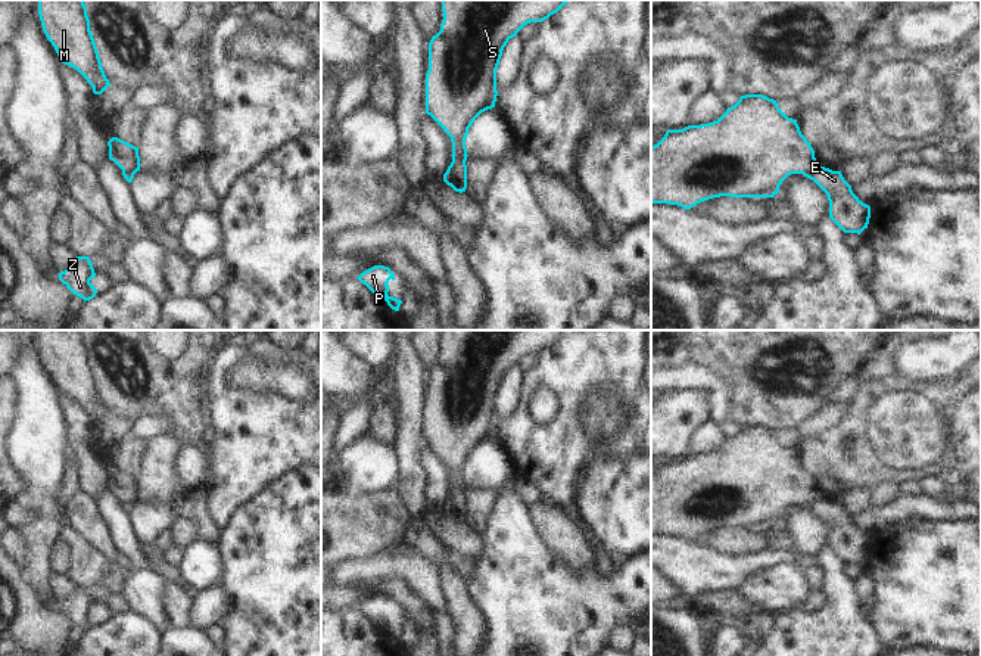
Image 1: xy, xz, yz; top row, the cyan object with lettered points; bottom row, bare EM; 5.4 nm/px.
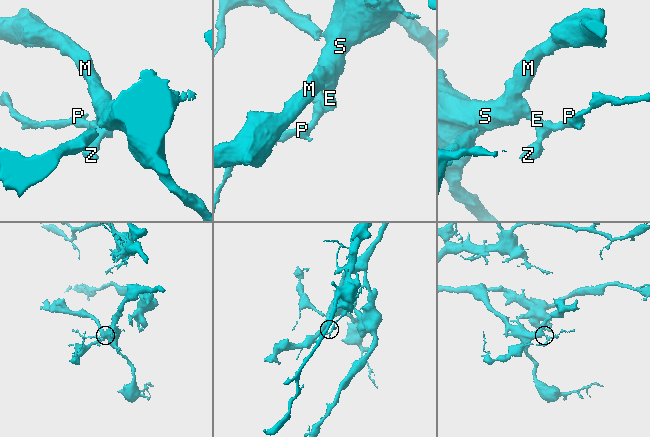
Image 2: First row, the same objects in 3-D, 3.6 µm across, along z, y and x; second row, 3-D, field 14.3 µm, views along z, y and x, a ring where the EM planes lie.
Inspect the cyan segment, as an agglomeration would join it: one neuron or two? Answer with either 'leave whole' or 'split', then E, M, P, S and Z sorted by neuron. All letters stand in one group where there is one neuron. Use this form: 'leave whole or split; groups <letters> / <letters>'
split; groups E P Z / M S

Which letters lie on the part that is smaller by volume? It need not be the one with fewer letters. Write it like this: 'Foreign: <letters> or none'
Foreign: E, P, Z

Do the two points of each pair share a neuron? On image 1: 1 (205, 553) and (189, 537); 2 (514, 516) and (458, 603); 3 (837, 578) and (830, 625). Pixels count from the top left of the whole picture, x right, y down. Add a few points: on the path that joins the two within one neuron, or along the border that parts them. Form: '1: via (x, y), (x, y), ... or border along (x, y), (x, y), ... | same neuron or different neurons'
1: border along (198, 538), (184, 550) | different neurons
2: border along (469, 581), (472, 599), (485, 618) | different neurons
3: via (837, 590), (837, 613) | same neuron

